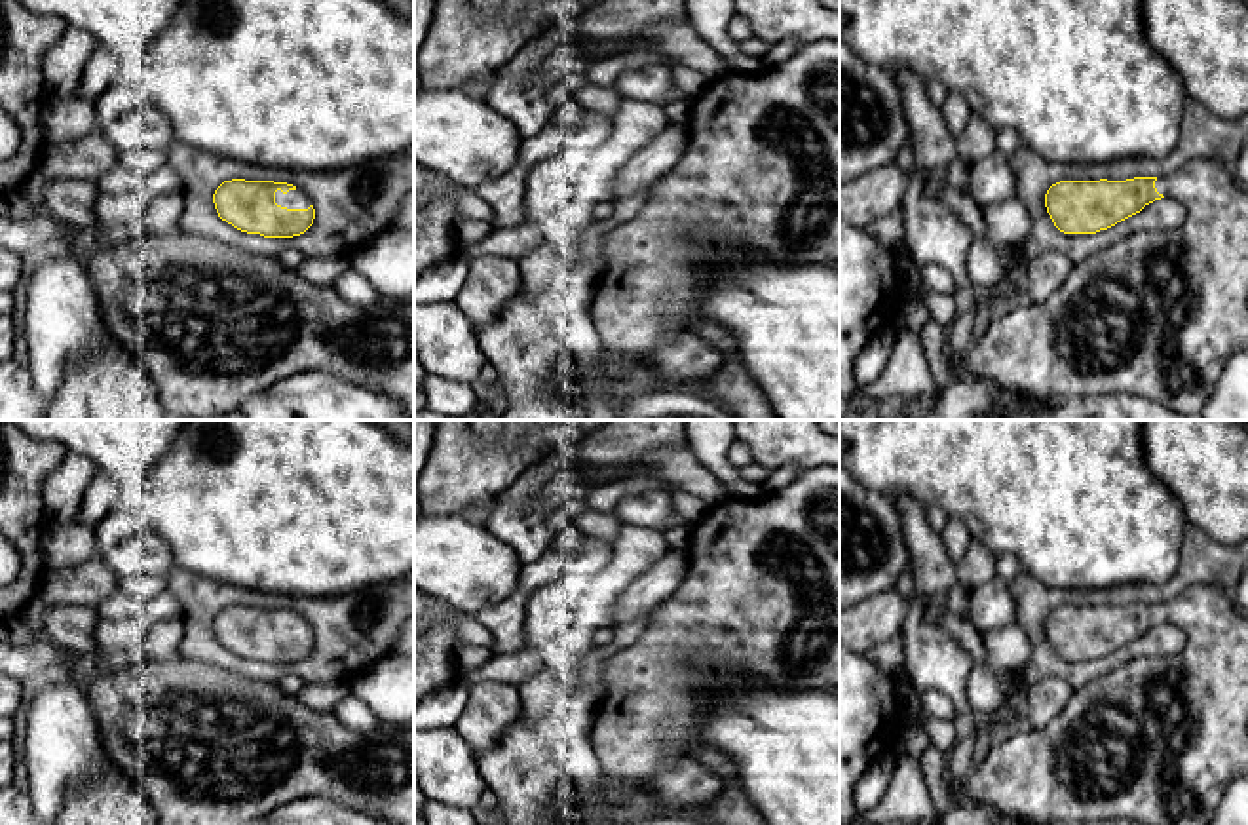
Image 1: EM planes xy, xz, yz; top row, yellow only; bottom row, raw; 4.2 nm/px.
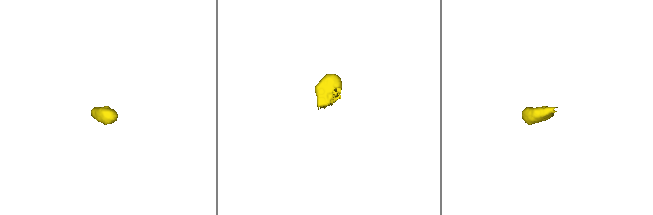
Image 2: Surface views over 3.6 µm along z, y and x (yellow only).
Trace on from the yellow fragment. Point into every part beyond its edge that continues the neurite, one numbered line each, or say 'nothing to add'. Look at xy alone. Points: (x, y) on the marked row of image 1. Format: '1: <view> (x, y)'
1: xy (293, 198)

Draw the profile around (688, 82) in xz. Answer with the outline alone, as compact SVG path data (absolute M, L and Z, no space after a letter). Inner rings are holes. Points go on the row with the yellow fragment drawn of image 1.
M671 65L671 70L678 95L690 101L695 101L710 84L705 74L684 65Z

